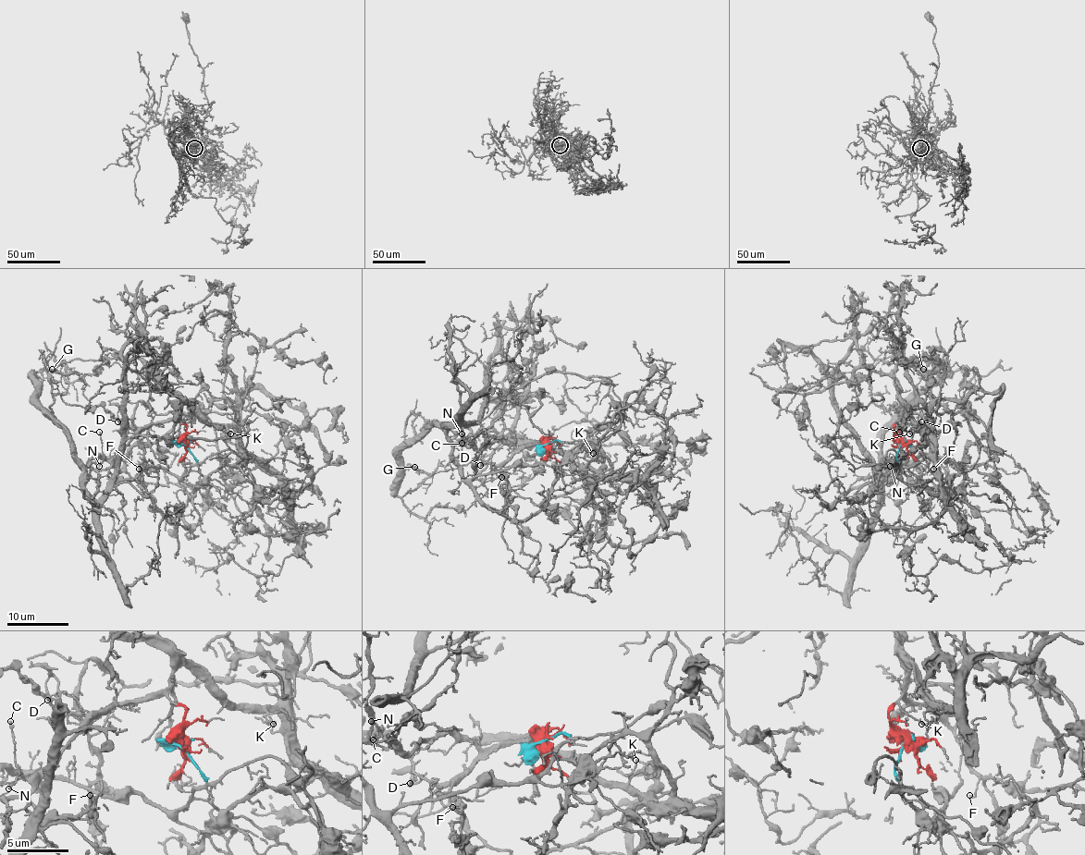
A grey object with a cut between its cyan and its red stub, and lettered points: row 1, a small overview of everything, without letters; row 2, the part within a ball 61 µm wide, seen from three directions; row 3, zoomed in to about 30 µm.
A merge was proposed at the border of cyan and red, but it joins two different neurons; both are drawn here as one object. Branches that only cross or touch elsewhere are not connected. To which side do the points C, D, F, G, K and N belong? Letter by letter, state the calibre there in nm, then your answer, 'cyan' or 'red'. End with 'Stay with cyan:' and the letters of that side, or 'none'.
C: calibre 180 nm; red
D: calibre 160 nm; red
F: calibre 120 nm; red
G: calibre 140 nm; red
K: calibre 140 nm; red
N: calibre 140 nm; red
Stay with cyan: none

